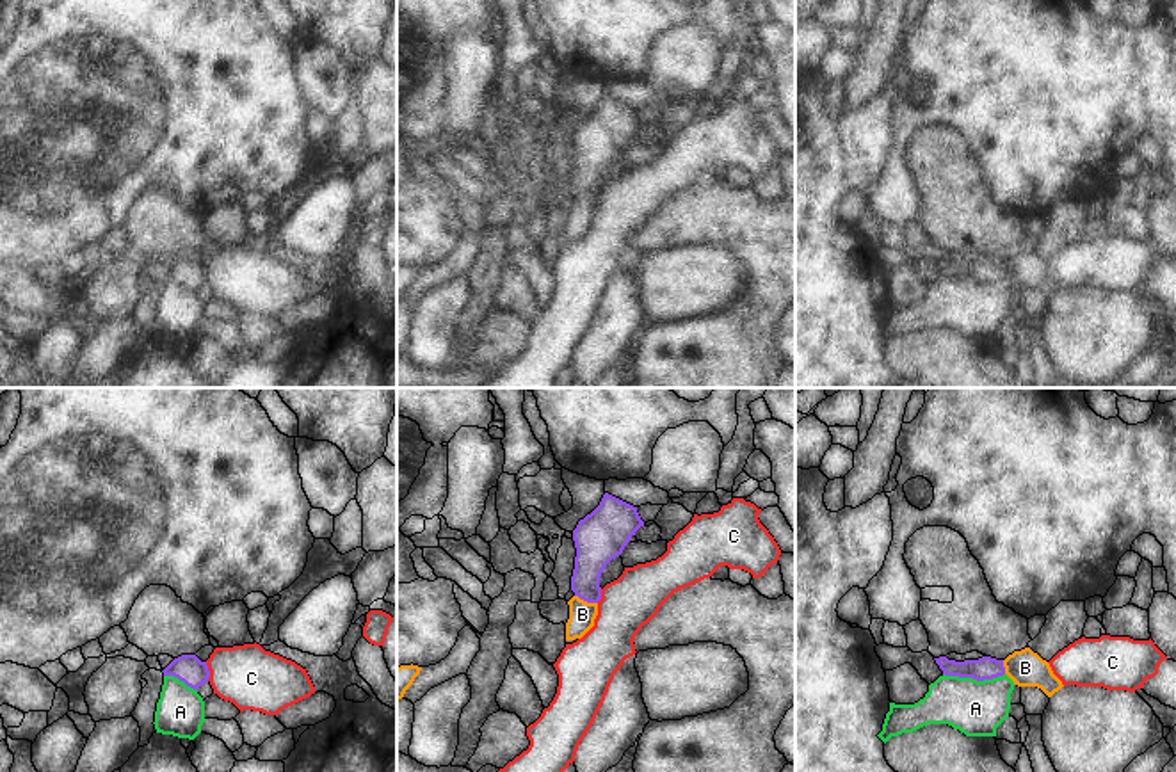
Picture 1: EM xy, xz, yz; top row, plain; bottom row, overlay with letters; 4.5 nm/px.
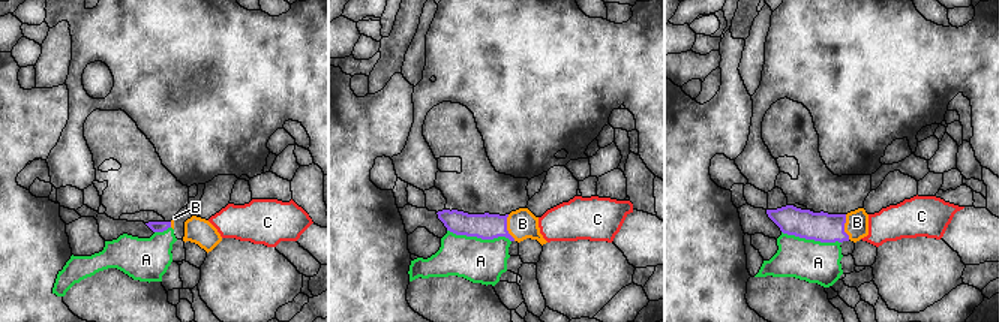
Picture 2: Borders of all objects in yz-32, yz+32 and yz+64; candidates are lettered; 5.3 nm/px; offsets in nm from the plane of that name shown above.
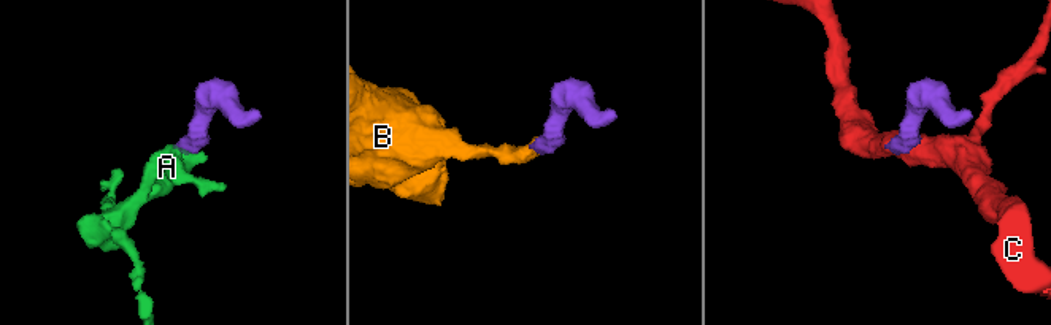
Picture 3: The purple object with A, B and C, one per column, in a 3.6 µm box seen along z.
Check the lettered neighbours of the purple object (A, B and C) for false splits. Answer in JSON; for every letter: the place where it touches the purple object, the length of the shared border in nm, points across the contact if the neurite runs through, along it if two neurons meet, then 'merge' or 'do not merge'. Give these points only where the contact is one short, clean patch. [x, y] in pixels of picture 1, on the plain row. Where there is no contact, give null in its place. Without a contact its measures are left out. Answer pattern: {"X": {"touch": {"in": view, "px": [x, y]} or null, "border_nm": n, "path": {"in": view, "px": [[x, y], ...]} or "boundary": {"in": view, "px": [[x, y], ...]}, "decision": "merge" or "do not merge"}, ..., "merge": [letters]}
{"A": {"touch": {"in": "yz", "px": [974, 280]}, "border_nm": 280, "boundary": {"in": "yz", "px": [[943, 274], [977, 281], [991, 281], [1004, 276]]}, "decision": "do not merge"}, "B": {"touch": {"in": "xz", "px": [586, 201]}, "border_nm": 110, "path": {"in": "xz", "px": [[596, 148], [586, 175], [586, 201], [582, 216]]}, "decision": "merge"}, "C": {"touch": {"in": "xy", "px": [209, 273]}, "border_nm": 90, "boundary": {"in": "xy", "px": [[205, 264], [209, 281]]}, "decision": "do not merge"}, "merge": ["B"]}

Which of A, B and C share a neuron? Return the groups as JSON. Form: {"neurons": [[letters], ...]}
{"neurons": [["A"], ["B"], ["C"]]}

